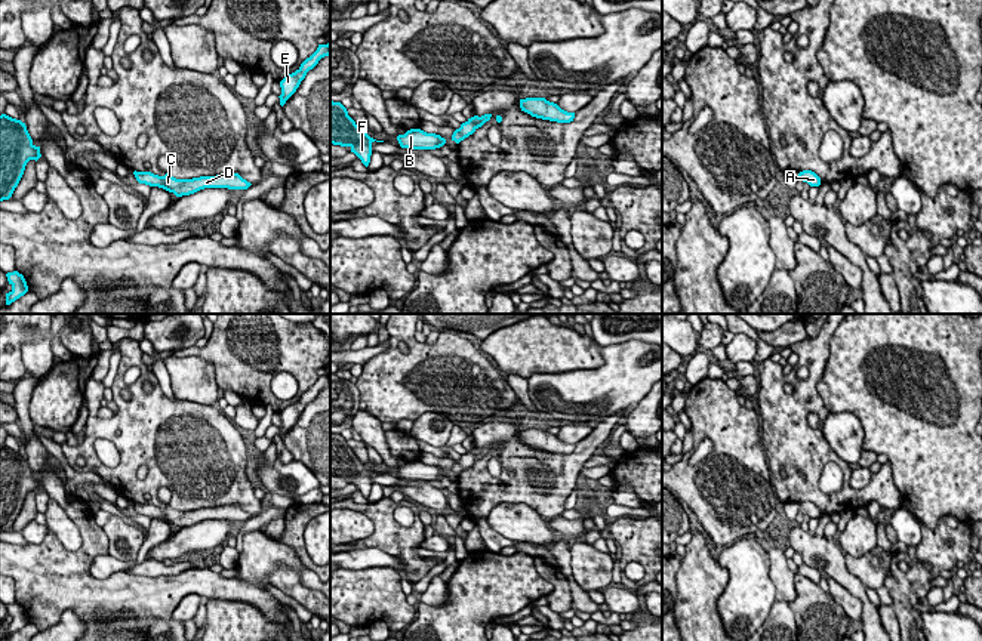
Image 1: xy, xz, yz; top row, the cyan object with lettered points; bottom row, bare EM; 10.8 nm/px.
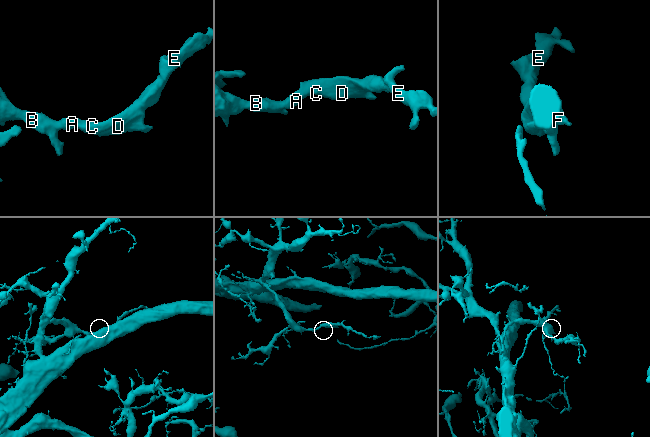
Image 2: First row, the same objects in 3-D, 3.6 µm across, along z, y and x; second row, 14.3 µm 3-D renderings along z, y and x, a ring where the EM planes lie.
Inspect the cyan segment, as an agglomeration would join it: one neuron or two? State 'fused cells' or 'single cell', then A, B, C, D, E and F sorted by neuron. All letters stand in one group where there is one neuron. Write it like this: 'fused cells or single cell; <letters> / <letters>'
single cell; A B C D E F

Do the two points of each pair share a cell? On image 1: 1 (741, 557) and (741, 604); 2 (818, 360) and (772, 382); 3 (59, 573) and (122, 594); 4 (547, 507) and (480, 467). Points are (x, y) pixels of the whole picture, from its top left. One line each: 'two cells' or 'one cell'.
1: one cell
2: one cell
3: one cell
4: one cell

